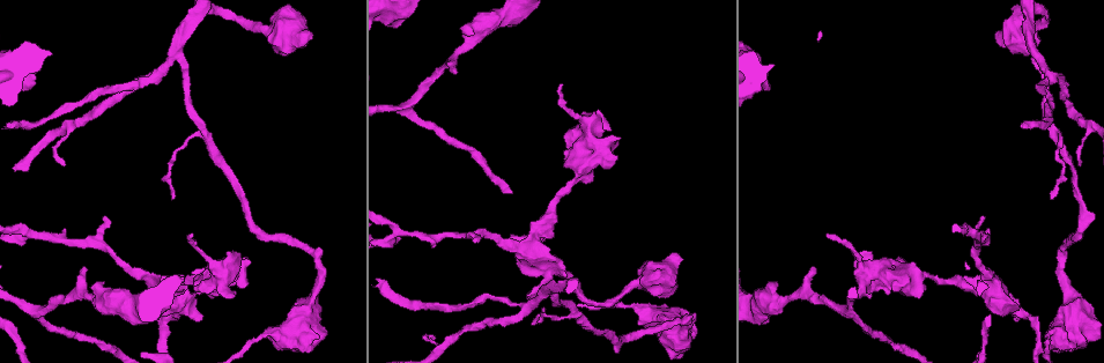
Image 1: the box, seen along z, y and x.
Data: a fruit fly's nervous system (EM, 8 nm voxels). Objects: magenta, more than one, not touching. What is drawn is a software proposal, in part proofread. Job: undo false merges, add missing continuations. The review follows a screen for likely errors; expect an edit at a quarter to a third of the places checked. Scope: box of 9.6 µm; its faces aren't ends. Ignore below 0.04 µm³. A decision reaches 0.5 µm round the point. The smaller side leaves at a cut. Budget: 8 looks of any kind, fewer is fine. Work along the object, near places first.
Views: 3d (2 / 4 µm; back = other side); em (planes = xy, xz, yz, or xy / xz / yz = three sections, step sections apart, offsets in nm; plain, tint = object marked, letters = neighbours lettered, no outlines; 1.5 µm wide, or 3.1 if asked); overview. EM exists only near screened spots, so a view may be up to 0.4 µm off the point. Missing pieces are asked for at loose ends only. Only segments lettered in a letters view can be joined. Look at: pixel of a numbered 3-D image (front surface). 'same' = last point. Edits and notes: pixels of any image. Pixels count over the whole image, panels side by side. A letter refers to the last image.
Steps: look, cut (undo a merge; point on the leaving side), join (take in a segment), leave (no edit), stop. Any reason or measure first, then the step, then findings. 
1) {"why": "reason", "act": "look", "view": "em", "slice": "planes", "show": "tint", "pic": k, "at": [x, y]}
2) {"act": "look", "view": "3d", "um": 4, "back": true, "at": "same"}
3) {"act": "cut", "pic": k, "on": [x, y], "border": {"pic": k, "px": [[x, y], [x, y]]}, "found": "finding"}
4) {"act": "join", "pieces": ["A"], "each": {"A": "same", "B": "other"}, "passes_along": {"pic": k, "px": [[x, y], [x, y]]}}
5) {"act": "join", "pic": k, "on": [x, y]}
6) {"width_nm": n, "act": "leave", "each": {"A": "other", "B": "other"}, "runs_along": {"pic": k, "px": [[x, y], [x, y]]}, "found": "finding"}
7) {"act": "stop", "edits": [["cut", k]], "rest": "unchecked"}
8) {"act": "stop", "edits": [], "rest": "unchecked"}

{"why": "stops while still wide", "act": "look", "view": "em", "slice": "xy", "step": 4, "show": "tint", "pic": 1, "at": [992, 308]}

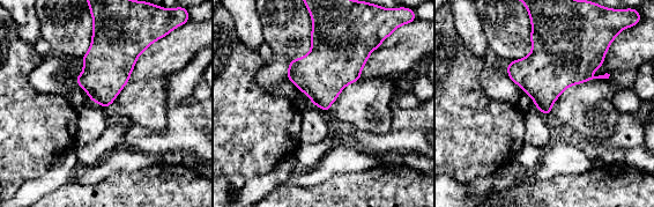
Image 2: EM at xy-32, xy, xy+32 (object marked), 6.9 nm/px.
{"act": "look", "view": "em", "slice": "planes", "show": "letters", "at": "same"}

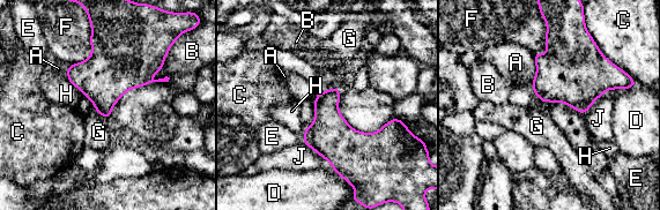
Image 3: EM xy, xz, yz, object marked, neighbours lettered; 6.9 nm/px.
{"act": "leave", "each": {"A": "other", "B": "other", "C": "other", "D": "other", "E": "other", "F": "other", "G": "other", "H": "other", "J": "other"}, "border": {"pic": 3, "px": [[96, 110], [108, 120]]}, "found": "no lettered segment goes on from it"}

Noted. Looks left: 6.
{"why": "a fork", "act": "look", "view": "em", "slice": "planes", "show": "letters", "pic": 1, "at": [851, 314]}

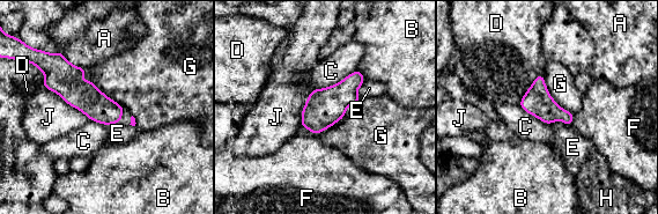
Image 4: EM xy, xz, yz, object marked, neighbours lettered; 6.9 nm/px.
{"longest_contact_nm": ["J", 420], "act": "leave", "each": {"A": "other", "B": "other", "C": "other", "D": "other", "E": "other", "F": "other", "G": "other", "H": "other", "J": "other"}, "border": {"pic": 4, "px": [[357, 68], [333, 85], [315, 88]]}, "found": "one cell here"}

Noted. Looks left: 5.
{"why": "three arms meet", "act": "look", "view": "3d", "um": 4, "pic": 1, "at": [1033, 53]}

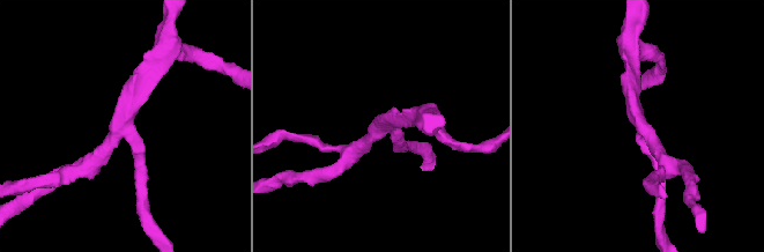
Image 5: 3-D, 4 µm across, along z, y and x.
{"arms": 3, "why": "now the EM", "act": "look", "view": "em", "slice": "planes", "show": "letters", "pic": 5, "at": [382, 126]}

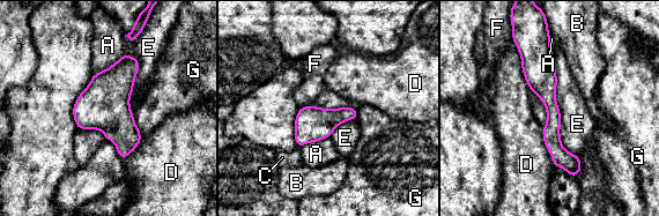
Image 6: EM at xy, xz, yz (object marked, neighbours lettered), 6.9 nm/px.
{"act": "leave", "each": {"A": "other", "B": "other", "C": "other", "D": "other", "E": "other", "F": "other", "G": "other"}, "runs_along": {"pic": 6, "px": [[541, 34], [553, 144], [565, 164]]}, "found": "one cell here"}

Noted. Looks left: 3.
{"act": "stop", "edits": [], "rest": "unchecked"}

